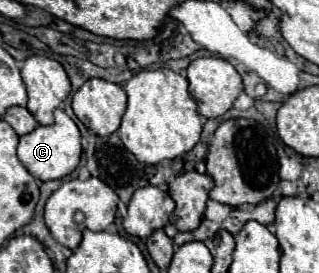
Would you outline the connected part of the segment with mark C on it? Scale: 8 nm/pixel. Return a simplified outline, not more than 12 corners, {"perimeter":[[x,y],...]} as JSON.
{"perimeter":[[54,125],[20,137],[18,159],[40,181],[70,175],[82,157],[78,125]]}

